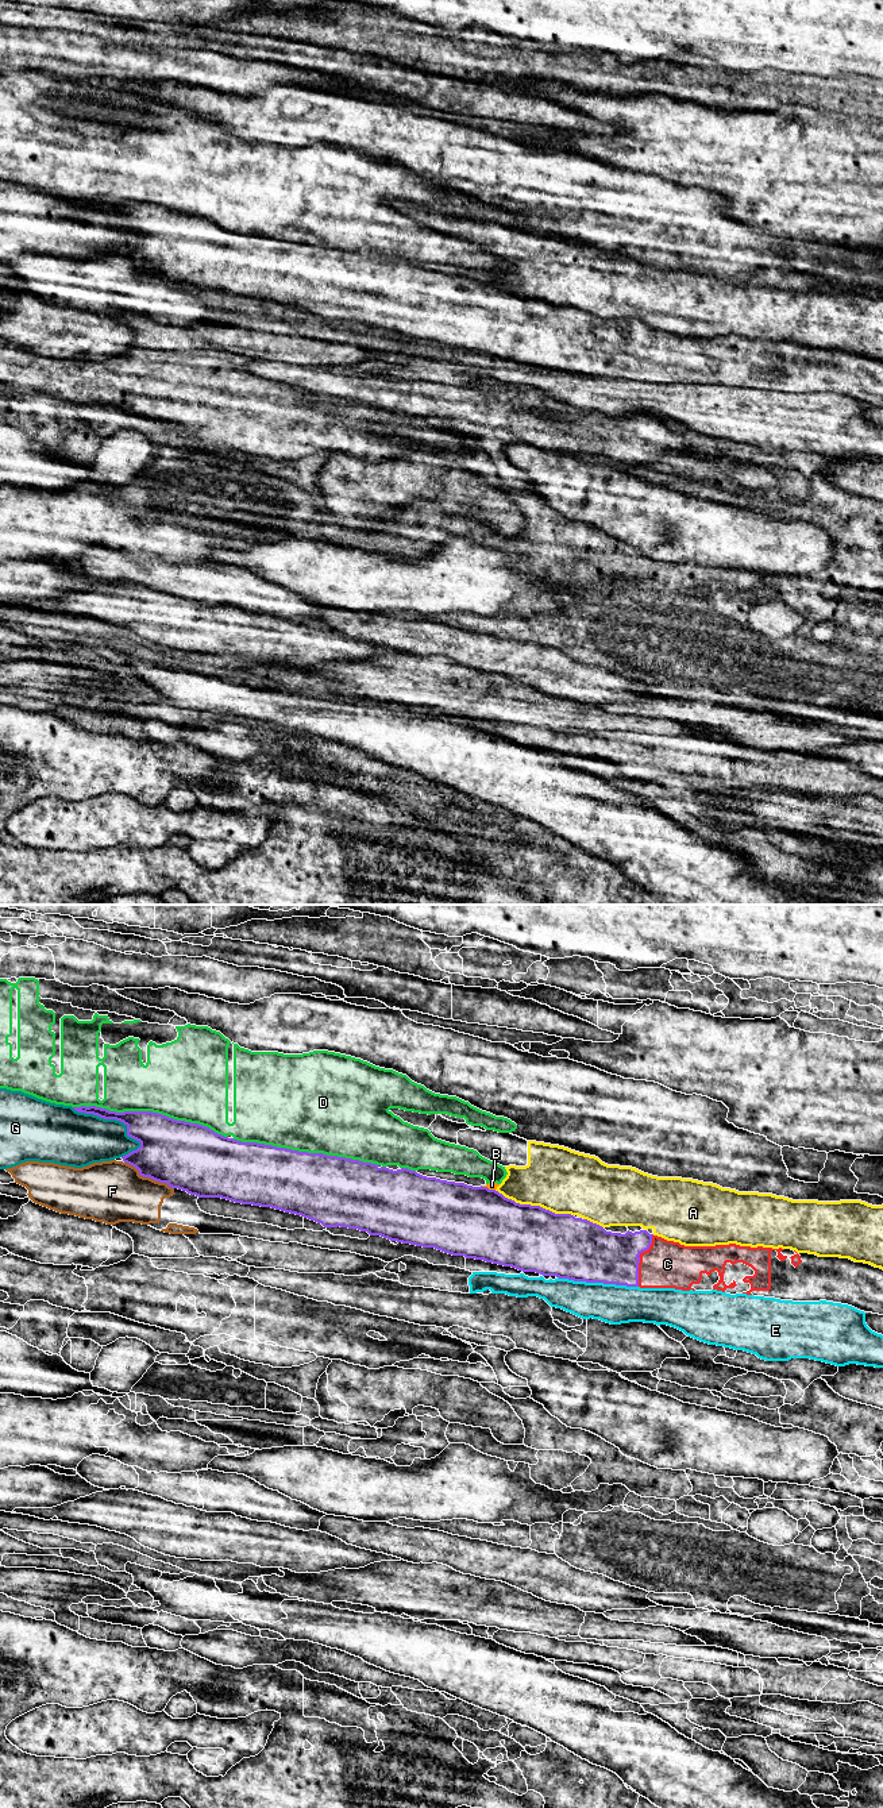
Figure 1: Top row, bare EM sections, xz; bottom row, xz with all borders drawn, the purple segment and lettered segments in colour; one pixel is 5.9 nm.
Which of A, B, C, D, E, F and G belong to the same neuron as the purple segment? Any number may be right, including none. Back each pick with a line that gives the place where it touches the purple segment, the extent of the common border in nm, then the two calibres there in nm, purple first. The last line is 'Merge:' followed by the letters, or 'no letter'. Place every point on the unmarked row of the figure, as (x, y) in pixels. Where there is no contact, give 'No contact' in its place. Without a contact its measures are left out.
C: Touches purple at xz (639, 353). Shared border 320 nm. Thickness 320 nm (purple) against 280 nm
Merge: C

